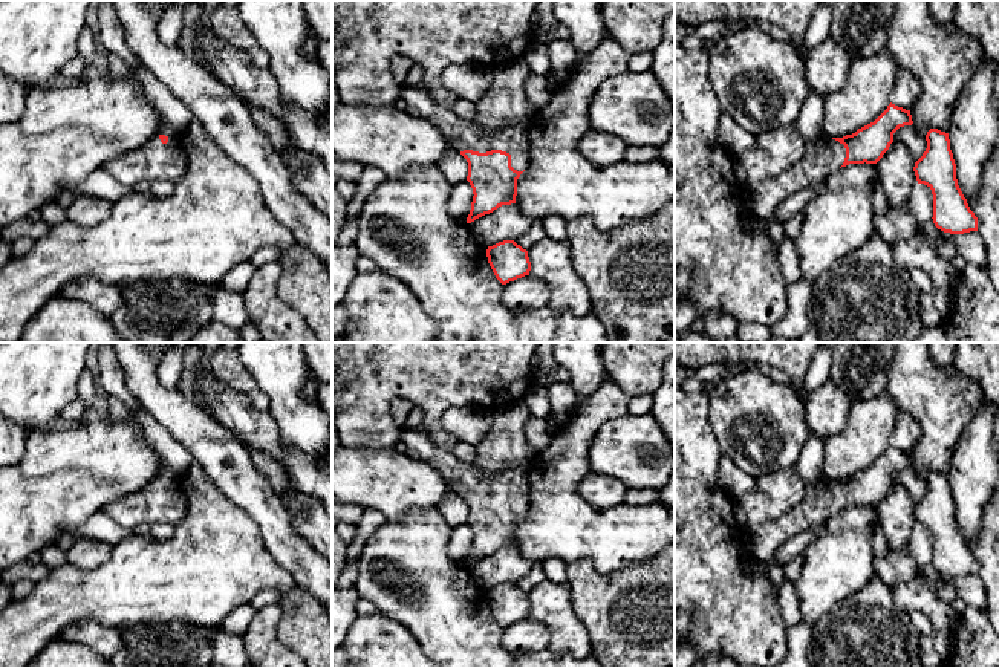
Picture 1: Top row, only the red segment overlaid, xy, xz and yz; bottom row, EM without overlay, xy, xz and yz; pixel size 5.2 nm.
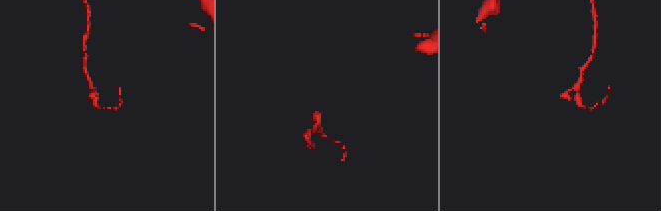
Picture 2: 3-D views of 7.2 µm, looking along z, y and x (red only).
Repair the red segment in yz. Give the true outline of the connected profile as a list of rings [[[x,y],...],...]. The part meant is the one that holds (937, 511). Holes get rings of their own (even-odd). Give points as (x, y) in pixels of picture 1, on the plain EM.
[[[930,471],[926,483],[927,491],[915,505],[913,514],[918,526],[932,532],[935,569],[950,577],[978,574],[978,560],[958,528],[949,476]]]

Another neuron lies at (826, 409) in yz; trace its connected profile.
[[[829,379],[805,398],[806,425],[822,441],[841,431],[849,412],[848,392]]]

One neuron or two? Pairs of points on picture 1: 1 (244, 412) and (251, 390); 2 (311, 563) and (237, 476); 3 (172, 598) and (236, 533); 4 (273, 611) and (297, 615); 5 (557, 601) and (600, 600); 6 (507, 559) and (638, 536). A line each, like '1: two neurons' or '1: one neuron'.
1: two neurons
2: one neuron
3: one neuron
4: two neurons
5: two neurons
6: two neurons

